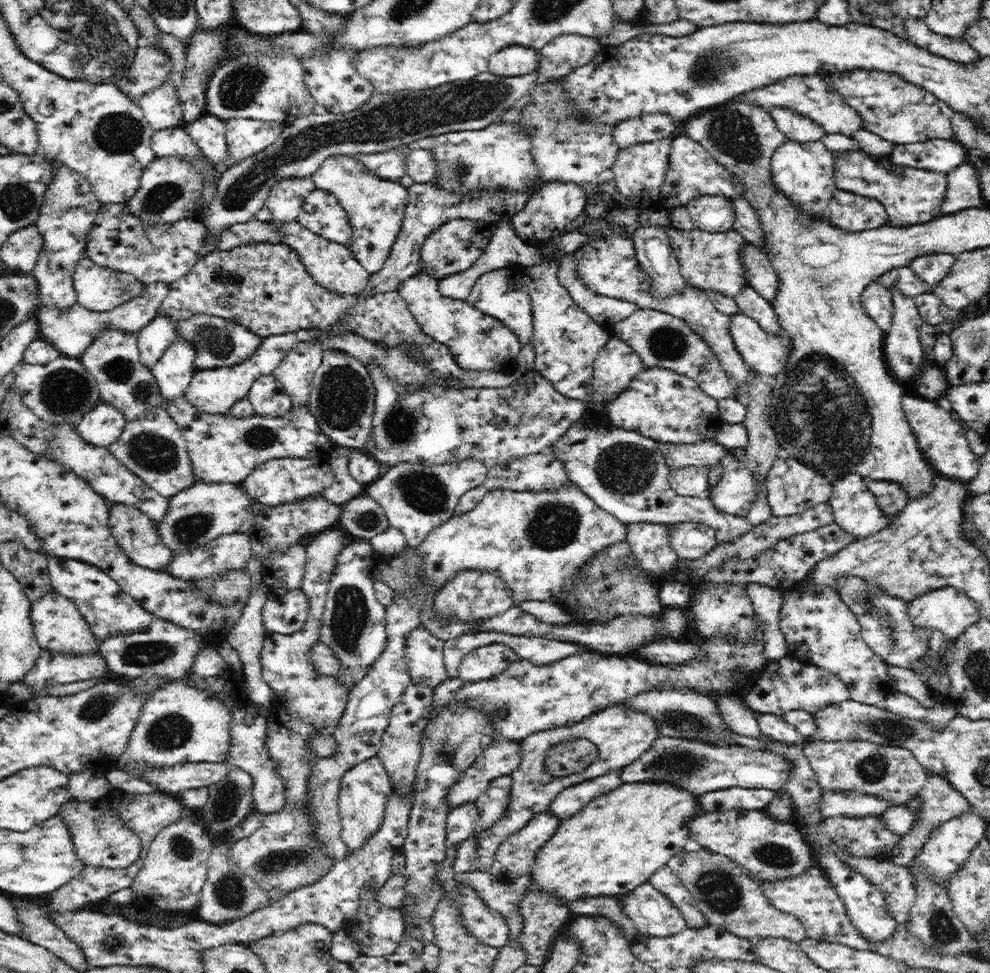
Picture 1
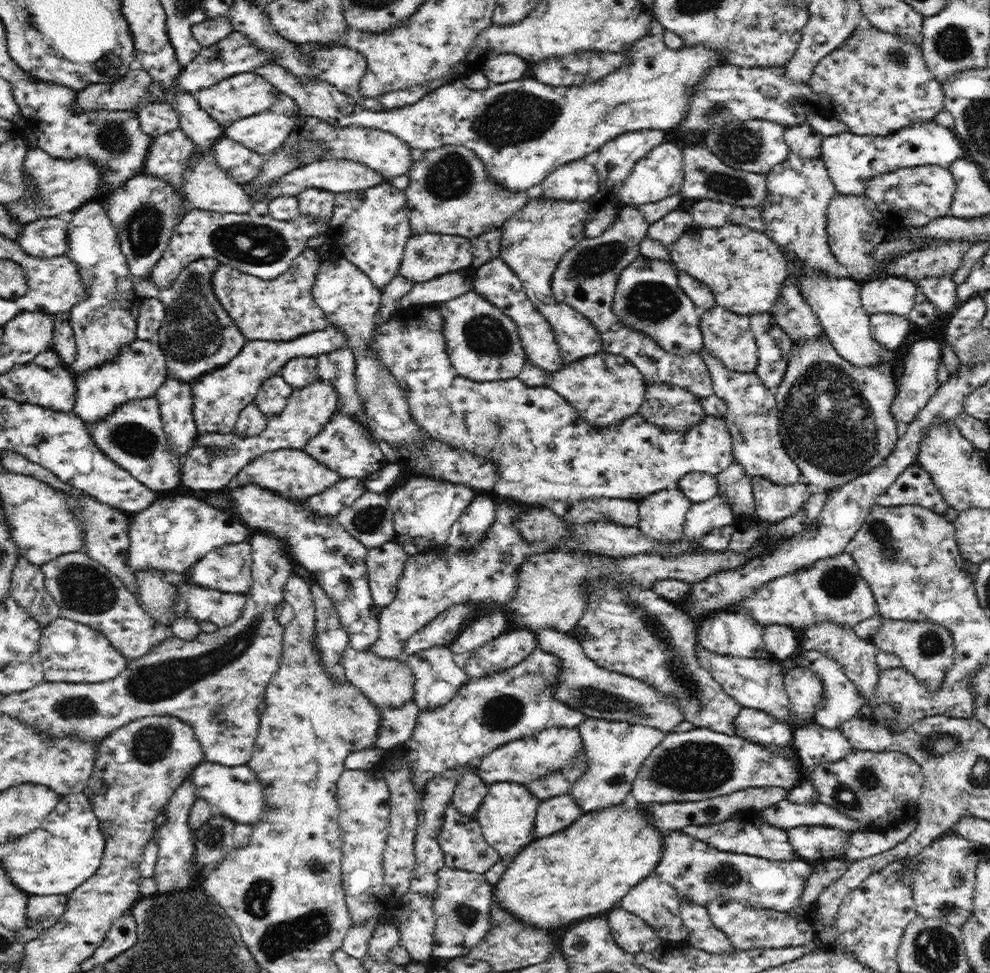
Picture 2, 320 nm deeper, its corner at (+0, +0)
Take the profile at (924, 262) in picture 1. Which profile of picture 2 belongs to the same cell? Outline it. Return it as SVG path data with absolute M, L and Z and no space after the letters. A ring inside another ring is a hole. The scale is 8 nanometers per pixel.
M940 272L930 276L912 276L910 280L933 302L942 313L953 312L956 307L954 294L957 284L954 282L953 272Z

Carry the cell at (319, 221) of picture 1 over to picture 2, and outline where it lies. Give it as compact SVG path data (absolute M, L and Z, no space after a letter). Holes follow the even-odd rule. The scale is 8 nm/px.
M309 188L298 194L299 211L310 221L328 226L334 212L335 193L329 190Z

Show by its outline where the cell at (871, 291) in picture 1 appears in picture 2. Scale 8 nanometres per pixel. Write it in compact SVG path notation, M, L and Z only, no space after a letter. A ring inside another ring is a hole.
M872 312L872 314L869 314L869 327L872 338L880 343L884 352L892 352L898 349L912 329L910 320L907 317L890 312Z

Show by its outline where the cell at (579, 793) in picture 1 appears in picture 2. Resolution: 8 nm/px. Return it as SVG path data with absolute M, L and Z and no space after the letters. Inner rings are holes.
M588 717L577 730L588 755L588 768L582 778L571 786L569 794L584 813L624 802L631 792L631 784L638 774L638 768L654 750L654 746L658 746L665 737L664 733L648 726L594 717Z

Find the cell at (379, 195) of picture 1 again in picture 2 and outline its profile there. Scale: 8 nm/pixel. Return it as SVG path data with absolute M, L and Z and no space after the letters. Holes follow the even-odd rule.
M391 182L335 194L333 217L326 230L328 239L341 256L363 270L379 289L399 273L406 243L413 235L407 204L405 191Z

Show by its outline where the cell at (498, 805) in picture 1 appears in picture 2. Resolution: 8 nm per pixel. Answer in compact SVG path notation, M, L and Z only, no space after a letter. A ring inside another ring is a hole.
M504 781L487 787L486 796L475 817L484 839L501 857L517 855L534 841L531 835L534 829L534 814L539 803L524 783Z

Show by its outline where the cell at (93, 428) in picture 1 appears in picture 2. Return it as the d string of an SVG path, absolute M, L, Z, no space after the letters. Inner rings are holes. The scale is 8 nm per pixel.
M136 337L120 359L77 378L78 397L73 412L84 423L98 426L100 422L110 420L110 416L128 401L155 396L169 372L168 359L159 339Z

